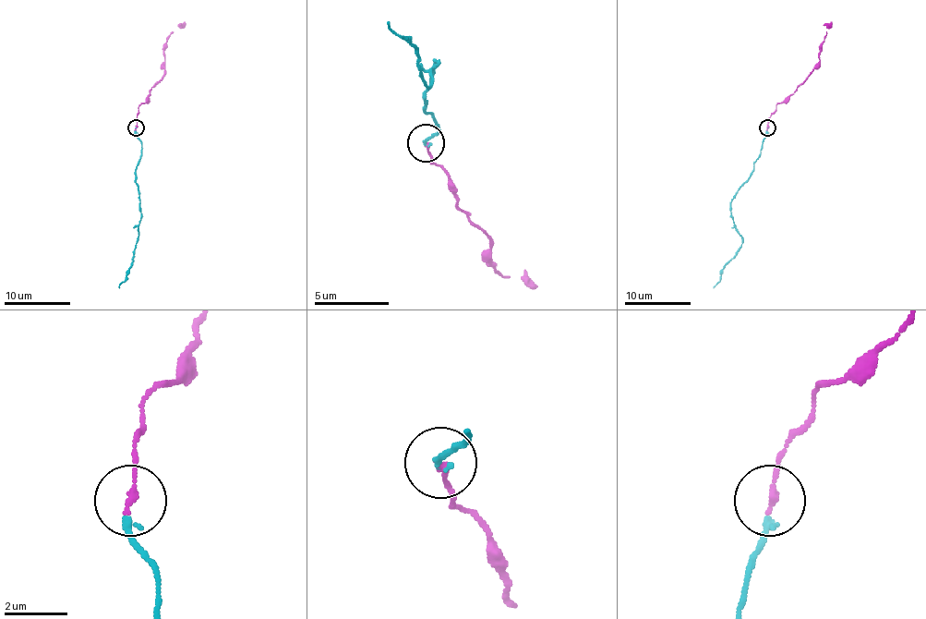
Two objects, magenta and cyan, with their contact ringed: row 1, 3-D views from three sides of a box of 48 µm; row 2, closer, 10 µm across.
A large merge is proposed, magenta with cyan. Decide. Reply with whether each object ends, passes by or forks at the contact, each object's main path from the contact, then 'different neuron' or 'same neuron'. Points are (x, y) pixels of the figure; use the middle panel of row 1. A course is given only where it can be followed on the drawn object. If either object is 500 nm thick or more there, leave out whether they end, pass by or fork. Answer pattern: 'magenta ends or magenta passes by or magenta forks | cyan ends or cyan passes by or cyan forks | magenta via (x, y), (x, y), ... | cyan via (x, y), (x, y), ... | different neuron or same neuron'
magenta ends | cyan passes by | magenta via (426, 143), (434, 163), (449, 177), (456, 207), (490, 240), (490, 262), (505, 277), (520, 277), (538, 285) | cyan via (426, 143), (438, 132), (426, 110), (438, 62), (426, 88), (419, 54), (401, 40), (390, 20) | same neuron

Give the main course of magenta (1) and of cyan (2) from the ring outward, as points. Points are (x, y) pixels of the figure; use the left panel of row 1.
1: (137, 127), (139, 106), (146, 102), (150, 90), (164, 73), (164, 43), (177, 26), (186, 24)
2: (137, 127), (135, 133), (141, 143), (137, 175), (141, 217), (133, 263), (120, 288)

